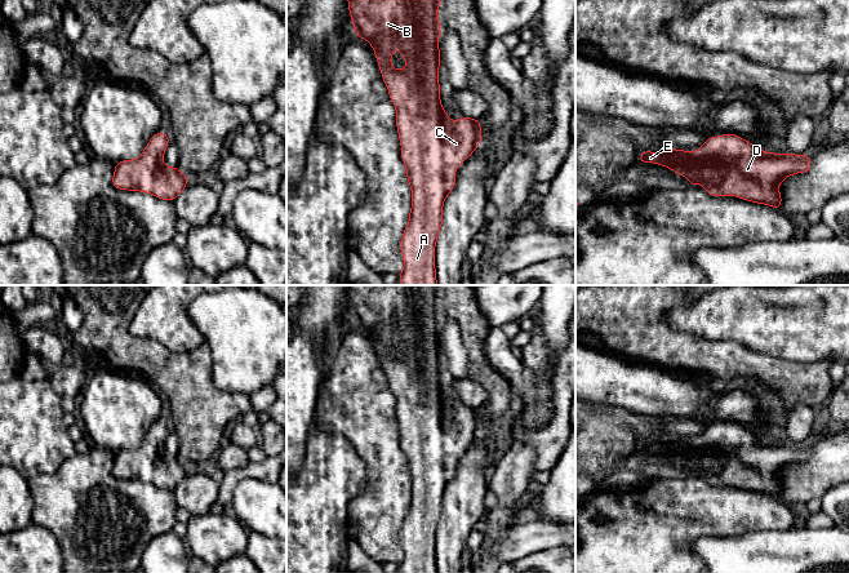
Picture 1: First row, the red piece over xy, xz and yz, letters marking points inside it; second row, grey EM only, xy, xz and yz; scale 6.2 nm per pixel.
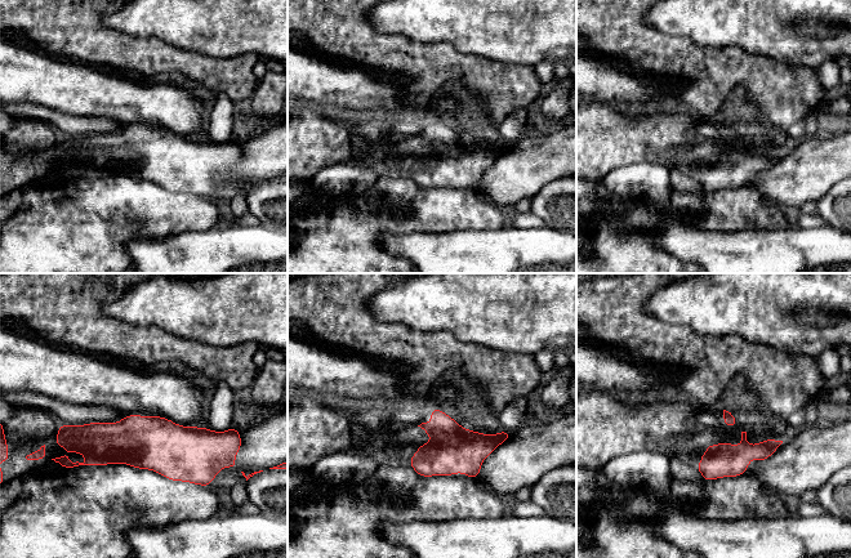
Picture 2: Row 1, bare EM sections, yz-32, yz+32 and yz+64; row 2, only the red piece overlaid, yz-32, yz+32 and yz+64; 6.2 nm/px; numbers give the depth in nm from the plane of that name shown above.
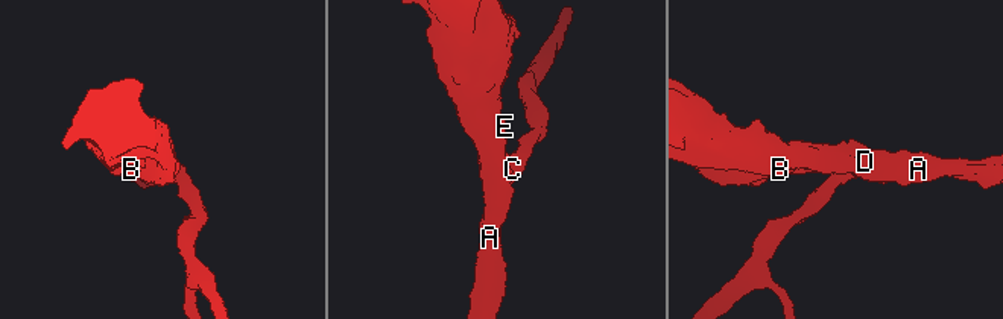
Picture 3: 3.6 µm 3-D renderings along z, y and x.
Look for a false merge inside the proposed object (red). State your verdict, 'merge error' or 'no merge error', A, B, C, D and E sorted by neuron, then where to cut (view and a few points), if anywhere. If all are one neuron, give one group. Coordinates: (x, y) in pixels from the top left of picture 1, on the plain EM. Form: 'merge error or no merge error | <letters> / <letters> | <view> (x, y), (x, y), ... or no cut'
no merge error | A B C D E | no cut

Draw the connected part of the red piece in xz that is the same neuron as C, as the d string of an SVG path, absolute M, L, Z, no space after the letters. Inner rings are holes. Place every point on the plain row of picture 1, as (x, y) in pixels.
M347 285L354 320L372 334L390 388L396 397L401 448L412 478L412 498L400 533L404 548L404 558L399 563L400 573L437 573L435 536L443 515L443 494L455 475L454 459L474 443L483 428L477 408L464 405L450 409L441 395L440 286ZM395 337L406 350L405 357L395 359L391 355Z

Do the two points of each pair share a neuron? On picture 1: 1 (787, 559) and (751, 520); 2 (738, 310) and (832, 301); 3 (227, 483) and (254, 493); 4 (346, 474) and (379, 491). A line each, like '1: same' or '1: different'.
1: different
2: same
3: different
4: different

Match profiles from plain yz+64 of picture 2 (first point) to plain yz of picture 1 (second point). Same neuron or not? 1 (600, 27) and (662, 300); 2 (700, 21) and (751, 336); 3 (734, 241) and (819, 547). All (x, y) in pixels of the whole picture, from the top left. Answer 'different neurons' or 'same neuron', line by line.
1: same neuron
2: same neuron
3: same neuron

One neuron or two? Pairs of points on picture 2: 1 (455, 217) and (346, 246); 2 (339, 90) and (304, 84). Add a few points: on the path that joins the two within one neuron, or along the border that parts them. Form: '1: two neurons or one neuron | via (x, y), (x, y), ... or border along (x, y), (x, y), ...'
1: one neuron | via (428, 217), (417, 217), (411, 221), (373, 221)
2: one neuron | via (330, 84), (313, 84)

